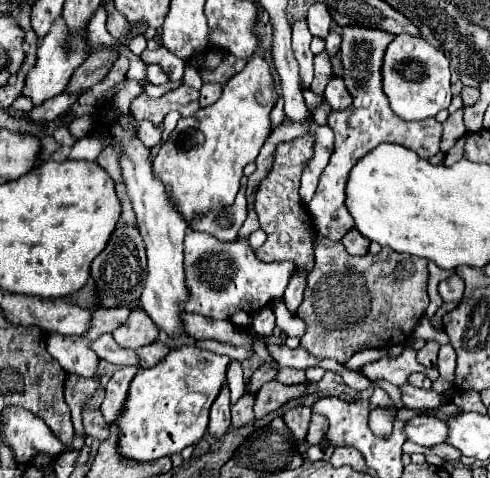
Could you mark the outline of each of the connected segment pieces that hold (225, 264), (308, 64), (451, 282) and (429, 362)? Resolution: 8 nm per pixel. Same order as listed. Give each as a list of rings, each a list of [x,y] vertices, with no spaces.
[[[188,230],[184,240],[184,274],[188,300],[182,304],[184,312],[196,312],[206,318],[226,320],[234,312],[244,310],[256,314],[272,300],[284,296],[288,280],[294,274],[294,262],[258,262],[248,238],[236,238],[234,242],[220,242],[206,232]]]
[[[300,20],[292,26],[292,52],[294,58],[298,62],[298,70],[300,70],[300,86],[302,88],[310,88],[312,84],[312,58],[314,54],[310,52],[310,30],[306,26],[306,20]]]
[[[452,274],[450,278],[440,282],[438,290],[440,290],[440,296],[444,302],[460,302],[462,294],[464,294],[464,282],[456,274]]]
[[[426,340],[424,348],[418,350],[418,362],[426,368],[436,368],[436,358],[438,358],[438,348],[440,344],[436,340]]]

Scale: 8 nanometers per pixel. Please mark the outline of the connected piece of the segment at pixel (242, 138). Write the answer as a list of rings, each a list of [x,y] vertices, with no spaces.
[[[254,56],[246,62],[242,72],[234,74],[226,82],[222,98],[216,104],[208,108],[200,108],[196,114],[178,120],[178,126],[172,130],[168,142],[162,144],[158,156],[154,158],[154,176],[158,176],[158,180],[166,184],[166,190],[170,192],[176,208],[182,212],[182,216],[186,216],[186,220],[190,220],[190,216],[194,214],[202,214],[208,212],[210,208],[218,208],[234,202],[234,196],[238,194],[240,188],[240,176],[244,166],[256,160],[262,144],[270,136],[272,126],[268,116],[276,100],[278,100],[278,92],[274,88],[270,64],[264,58]]]

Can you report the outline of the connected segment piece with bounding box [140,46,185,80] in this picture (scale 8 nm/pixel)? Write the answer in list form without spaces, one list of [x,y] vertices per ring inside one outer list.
[[[158,48],[158,50],[144,50],[142,56],[140,56],[144,62],[154,62],[158,64],[166,74],[168,74],[168,80],[182,80],[182,74],[184,74],[185,62],[178,60],[176,56],[170,56],[170,52],[166,52],[166,48]]]

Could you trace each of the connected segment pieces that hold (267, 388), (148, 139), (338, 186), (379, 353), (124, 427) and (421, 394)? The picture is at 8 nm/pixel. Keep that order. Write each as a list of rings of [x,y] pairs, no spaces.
[[[278,380],[266,382],[258,392],[256,392],[256,402],[254,402],[254,418],[264,418],[266,414],[278,410],[286,402],[298,398],[304,394],[308,384],[296,384],[296,386],[286,386]]]
[[[132,120],[132,123],[137,127],[138,137],[148,148],[153,148],[161,140],[161,133],[148,120],[137,121]]]
[[[344,26],[340,36],[342,36],[342,46],[340,46],[342,80],[354,100],[350,108],[332,110],[328,114],[326,124],[334,130],[334,152],[320,176],[318,190],[308,206],[314,230],[334,242],[338,242],[350,228],[354,228],[354,218],[346,208],[346,180],[350,170],[362,156],[374,150],[378,144],[390,142],[414,150],[420,158],[432,158],[440,150],[440,138],[442,138],[442,124],[436,118],[406,122],[398,118],[388,104],[388,98],[382,90],[380,70],[382,70],[384,52],[388,44],[394,40],[394,36],[380,28],[368,28],[368,26]]]
[[[376,348],[376,350],[362,350],[362,352],[356,352],[356,354],[346,362],[346,366],[352,368],[352,370],[360,370],[364,364],[370,364],[370,362],[374,362],[374,360],[386,356],[386,354],[388,354],[386,348],[382,348],[382,350],[380,350],[380,348]]]
[[[180,346],[170,350],[160,364],[140,370],[130,384],[130,400],[126,400],[122,420],[118,422],[118,450],[132,460],[158,460],[200,442],[208,428],[208,410],[222,390],[230,362],[228,356]]]
[[[410,384],[402,386],[402,400],[406,408],[440,408],[448,404],[448,398],[434,390],[420,390]]]

